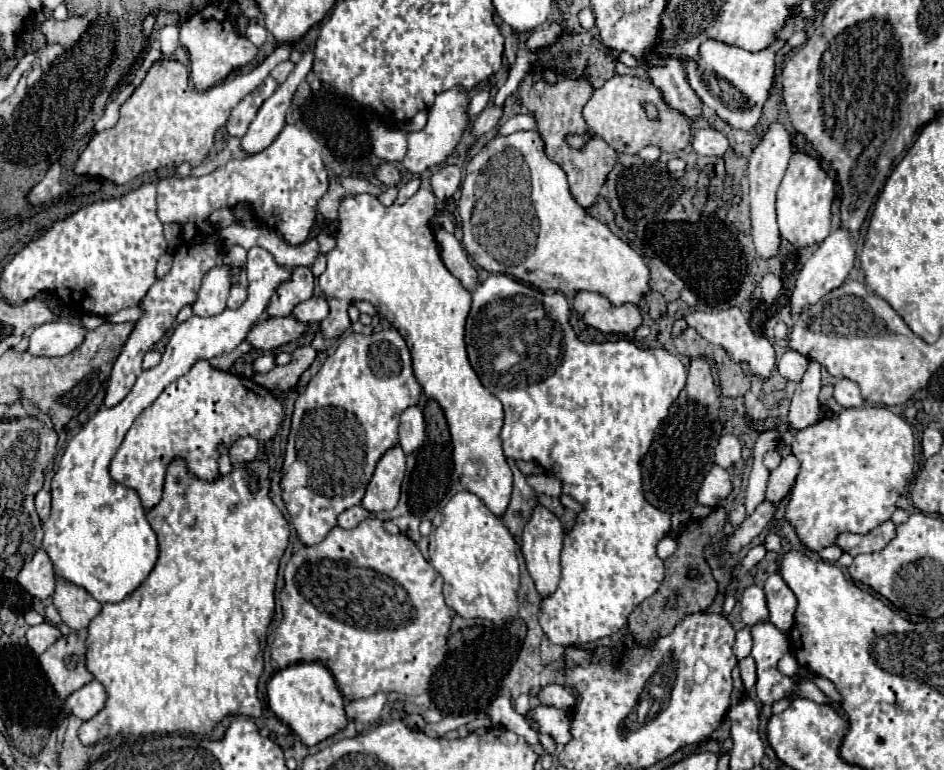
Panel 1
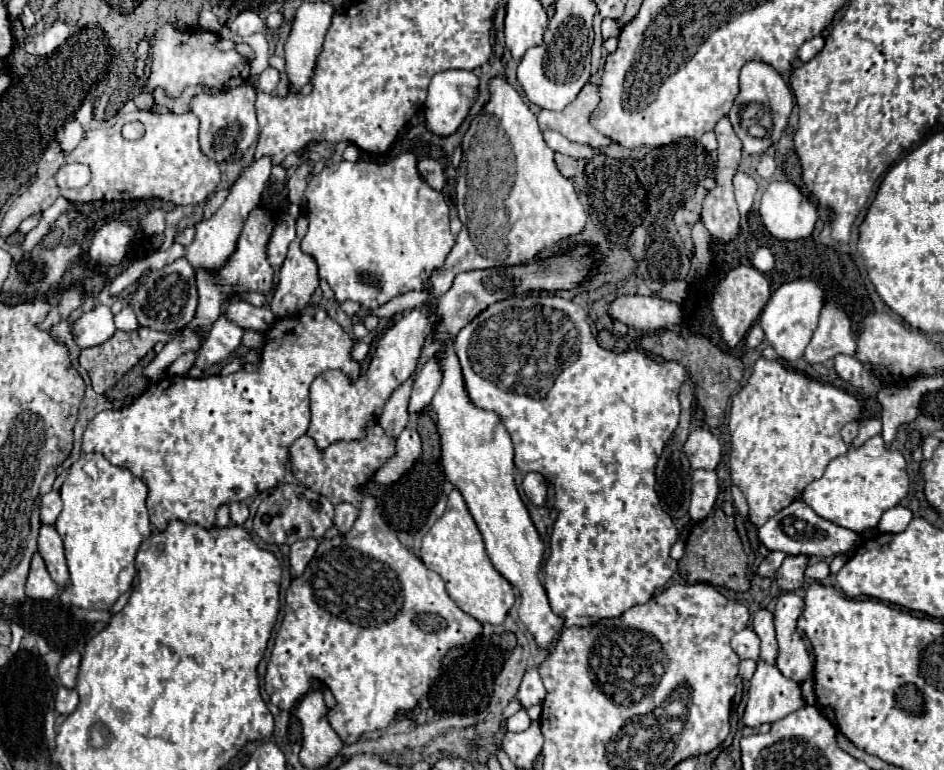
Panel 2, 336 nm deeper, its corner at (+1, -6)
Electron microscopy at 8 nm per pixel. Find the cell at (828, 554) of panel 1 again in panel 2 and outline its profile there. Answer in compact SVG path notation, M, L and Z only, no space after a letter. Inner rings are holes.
M813 563L805 569L805 577L815 579L815 581L823 581L829 575L829 565L827 563Z

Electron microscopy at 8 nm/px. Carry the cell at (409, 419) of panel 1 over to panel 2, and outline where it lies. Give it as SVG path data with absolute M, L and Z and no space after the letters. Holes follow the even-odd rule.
M435 355L433 359L429 359L425 363L425 367L421 369L421 373L415 379L413 393L411 393L411 401L409 401L409 413L423 411L431 403L435 391L441 385L441 379L443 379L441 359L439 359L439 355Z

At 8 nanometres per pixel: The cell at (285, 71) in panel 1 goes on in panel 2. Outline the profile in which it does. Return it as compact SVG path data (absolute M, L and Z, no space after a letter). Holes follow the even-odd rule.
M267 67L259 77L257 77L257 89L263 93L271 93L279 83L279 73L273 67Z

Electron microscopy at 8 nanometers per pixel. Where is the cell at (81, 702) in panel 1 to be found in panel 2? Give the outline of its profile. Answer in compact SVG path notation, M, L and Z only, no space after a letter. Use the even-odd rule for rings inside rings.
M59 687L57 691L57 699L55 699L55 711L61 715L69 715L75 711L75 707L79 705L79 695L75 689L67 689L67 687Z

